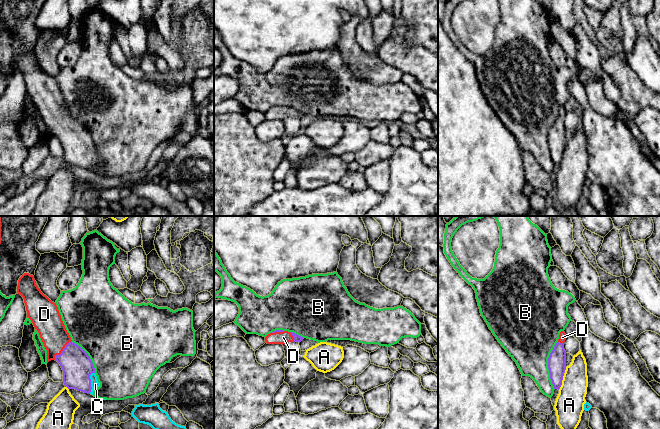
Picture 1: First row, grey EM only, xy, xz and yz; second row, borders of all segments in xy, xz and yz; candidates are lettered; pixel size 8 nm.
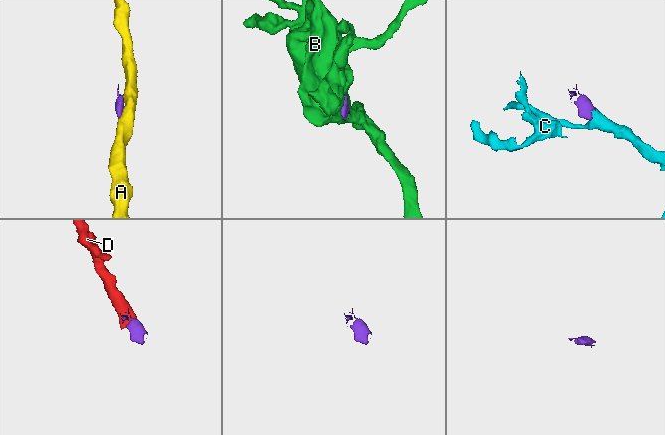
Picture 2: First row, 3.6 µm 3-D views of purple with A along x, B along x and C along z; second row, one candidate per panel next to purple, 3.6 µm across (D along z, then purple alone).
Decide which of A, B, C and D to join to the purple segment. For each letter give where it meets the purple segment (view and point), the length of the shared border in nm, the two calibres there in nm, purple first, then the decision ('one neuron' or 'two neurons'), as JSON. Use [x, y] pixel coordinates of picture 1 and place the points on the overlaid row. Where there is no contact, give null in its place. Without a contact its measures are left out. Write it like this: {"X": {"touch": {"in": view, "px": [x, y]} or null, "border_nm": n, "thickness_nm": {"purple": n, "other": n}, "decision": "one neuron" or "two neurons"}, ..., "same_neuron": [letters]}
{"A": {"touch": {"in": "yz", "px": [562, 378]}, "border_nm": 200, "thickness_nm": {"purple": 140, "other": 240}, "decision": "two neurons"}, "B": {"touch": {"in": "yz", "px": [548, 365]}, "border_nm": 400, "thickness_nm": {"purple": 140, "other": 380}, "decision": "two neurons"}, "C": {"touch": {"in": "xy", "px": [90, 382]}, "border_nm": 180, "thickness_nm": {"purple": 240, "other": 70}, "decision": "one neuron"}, "D": {"touch": {"in": "xy", "px": [62, 351]}, "border_nm": 200, "thickness_nm": {"purple": 240, "other": 220}, "decision": "one neuron"}, "same_neuron": ["C", "D"]}

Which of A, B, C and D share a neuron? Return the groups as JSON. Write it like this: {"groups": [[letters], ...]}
{"groups": [["A"], ["B"], ["C", "D"]]}

